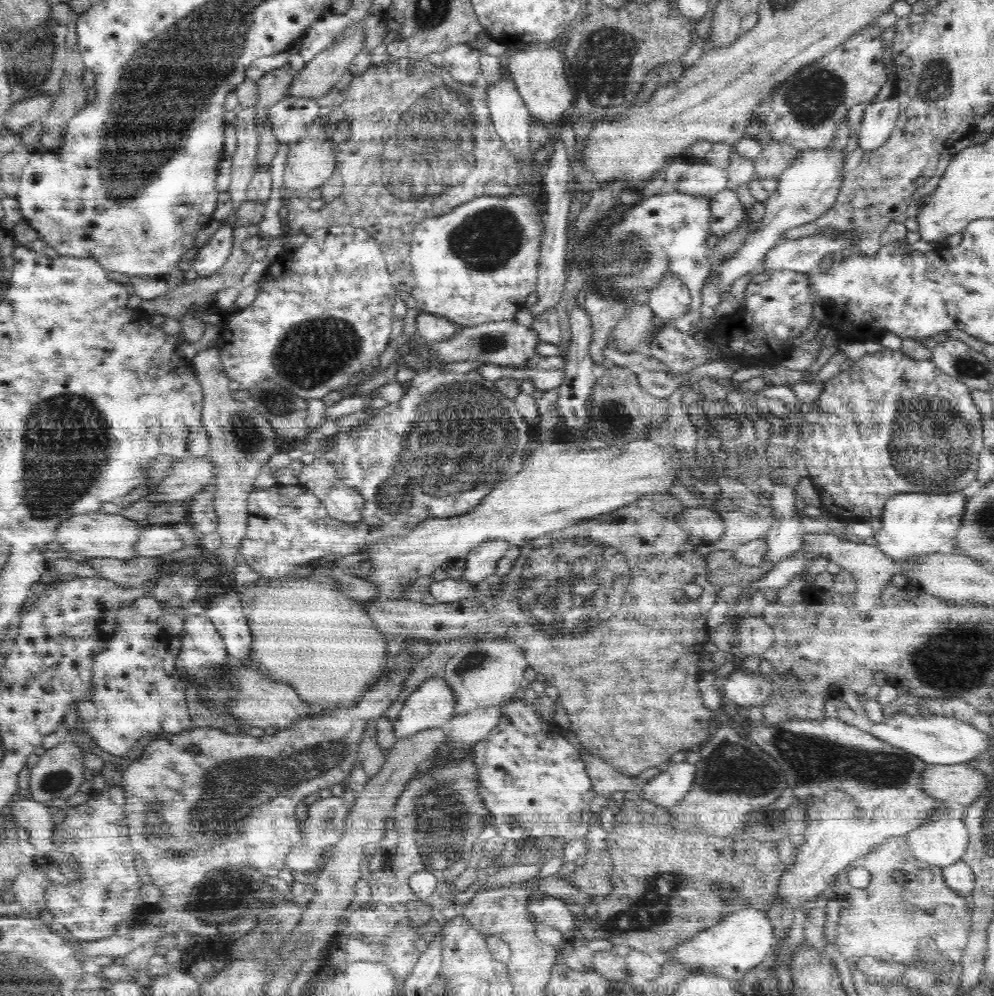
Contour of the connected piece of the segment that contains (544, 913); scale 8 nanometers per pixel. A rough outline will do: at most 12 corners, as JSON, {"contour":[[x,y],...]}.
{"contour":[[554,897],[529,899],[527,911],[536,922],[566,936],[579,919]]}

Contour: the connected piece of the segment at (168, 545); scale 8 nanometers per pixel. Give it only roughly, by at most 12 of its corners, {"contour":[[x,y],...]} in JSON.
{"contour":[[174,524],[149,525],[133,549],[163,557],[186,545]]}

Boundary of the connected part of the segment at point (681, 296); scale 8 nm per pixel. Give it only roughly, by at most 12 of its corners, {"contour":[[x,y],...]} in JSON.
{"contour":[[668,272],[649,291],[659,327],[674,326],[690,312],[692,297]]}

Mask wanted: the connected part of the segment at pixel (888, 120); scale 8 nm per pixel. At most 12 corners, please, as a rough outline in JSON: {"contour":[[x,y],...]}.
{"contour":[[894,94],[867,105],[858,134],[863,152],[890,138],[899,115]]}

